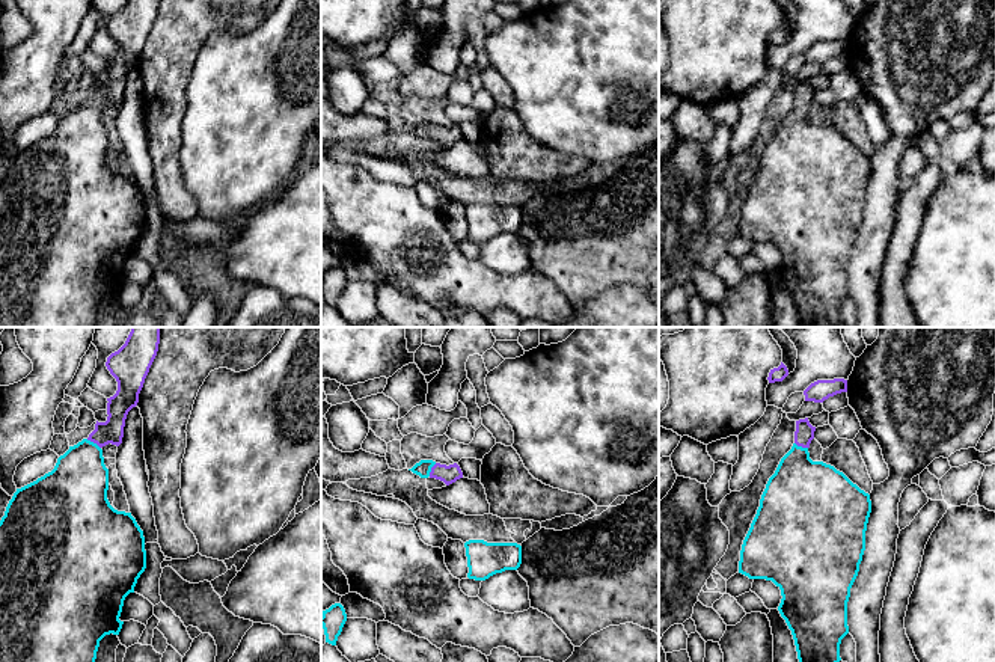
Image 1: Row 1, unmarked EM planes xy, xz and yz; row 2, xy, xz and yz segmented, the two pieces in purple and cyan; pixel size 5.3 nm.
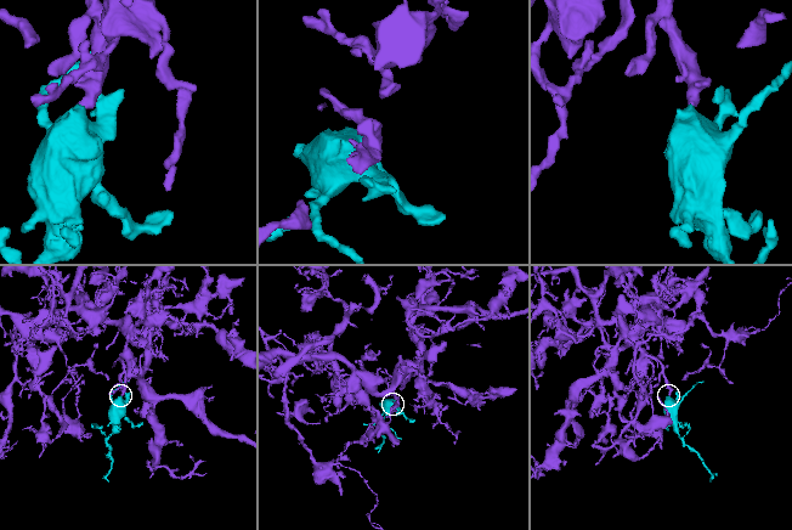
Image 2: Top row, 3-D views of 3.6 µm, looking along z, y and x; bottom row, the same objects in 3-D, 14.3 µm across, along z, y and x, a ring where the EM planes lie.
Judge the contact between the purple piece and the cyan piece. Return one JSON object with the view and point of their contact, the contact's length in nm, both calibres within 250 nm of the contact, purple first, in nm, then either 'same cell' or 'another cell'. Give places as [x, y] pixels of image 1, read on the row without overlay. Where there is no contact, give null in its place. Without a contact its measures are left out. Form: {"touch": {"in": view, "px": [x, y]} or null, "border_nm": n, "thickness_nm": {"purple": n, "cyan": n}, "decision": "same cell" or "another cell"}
{"touch": {"in": "xy", "px": [94, 104]}, "border_nm": 90, "thickness_nm": {"purple": 130, "cyan": 320}, "decision": "same cell"}

